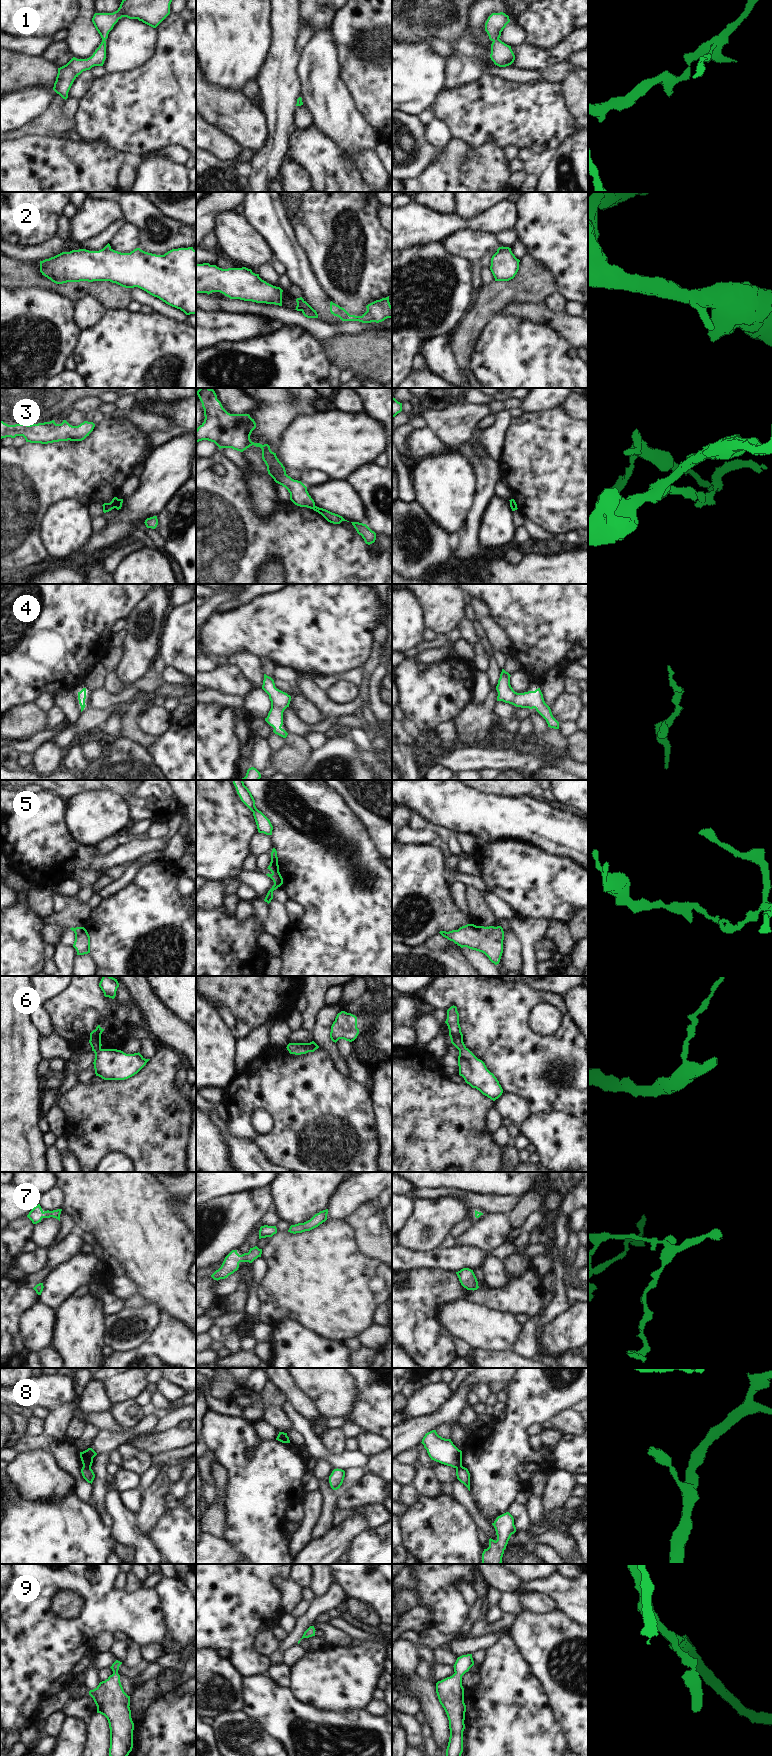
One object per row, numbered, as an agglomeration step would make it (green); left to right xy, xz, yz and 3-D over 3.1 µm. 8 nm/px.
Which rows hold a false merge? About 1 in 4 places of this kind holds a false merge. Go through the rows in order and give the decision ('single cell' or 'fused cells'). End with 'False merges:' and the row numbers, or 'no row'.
1: single cell
2: fused cells
3: fused cells
4: single cell
5: single cell
6: single cell
7: single cell
8: fused cells
9: single cell
False merges: 2, 3, 8

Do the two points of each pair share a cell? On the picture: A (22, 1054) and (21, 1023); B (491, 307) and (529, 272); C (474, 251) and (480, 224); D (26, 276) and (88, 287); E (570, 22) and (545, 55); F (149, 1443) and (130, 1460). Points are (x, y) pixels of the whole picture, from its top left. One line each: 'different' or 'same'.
A: same
B: same
C: different
D: same
E: different
F: different

